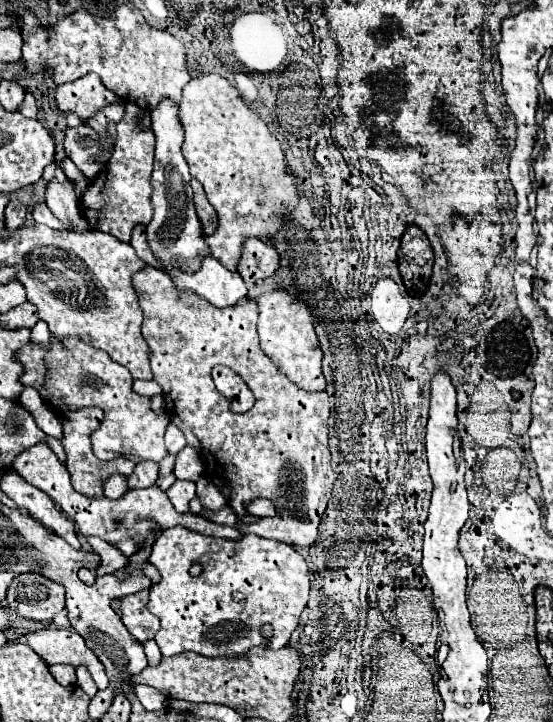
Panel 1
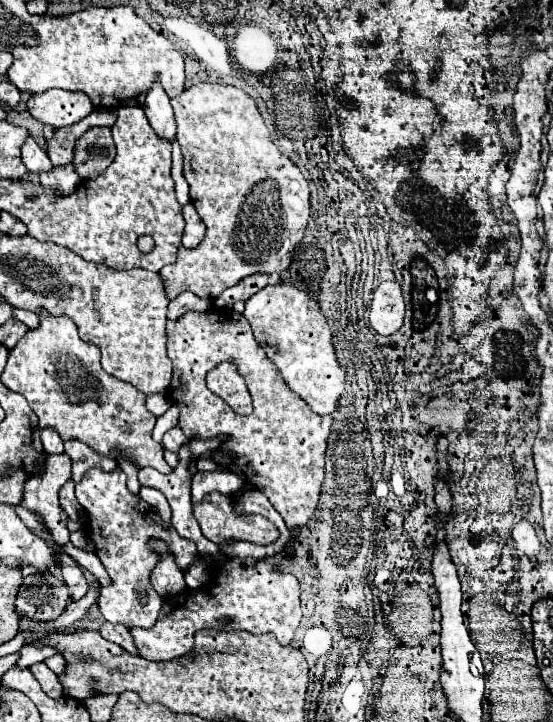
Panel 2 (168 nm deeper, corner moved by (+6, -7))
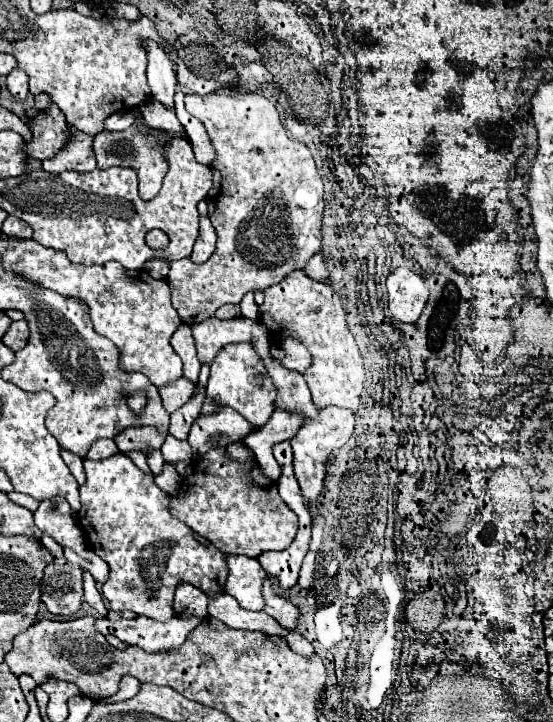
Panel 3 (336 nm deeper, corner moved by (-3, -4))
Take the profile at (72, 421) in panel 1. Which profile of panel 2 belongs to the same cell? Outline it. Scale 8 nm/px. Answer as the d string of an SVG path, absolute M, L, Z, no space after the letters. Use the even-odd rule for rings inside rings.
M67 441L65 453L73 461L73 481L75 483L79 483L81 475L85 475L91 467L101 467L103 471L113 471L117 467L115 459L109 459L105 455L97 455L95 451L91 451L91 447L87 447L81 441Z

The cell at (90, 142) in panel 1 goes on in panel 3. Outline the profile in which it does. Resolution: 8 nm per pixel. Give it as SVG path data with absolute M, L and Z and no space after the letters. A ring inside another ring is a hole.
M128 128L128 130L122 130L122 132L102 130L100 134L94 136L94 154L96 154L96 160L98 160L98 168L106 170L106 168L112 168L112 166L132 166L138 172L140 196L144 200L150 200L160 192L162 178L166 174L166 160L162 160L162 150L160 150L162 140L164 140L162 132L140 134L136 128Z

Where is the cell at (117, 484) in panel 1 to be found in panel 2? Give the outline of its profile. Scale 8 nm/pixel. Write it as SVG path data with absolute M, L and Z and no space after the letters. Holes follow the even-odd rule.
M89 469L81 483L77 483L77 501L85 511L85 533L95 543L95 553L103 561L105 569L109 571L111 585L101 587L97 605L103 617L109 623L121 625L137 625L137 627L153 627L157 615L163 605L163 597L151 587L151 571L161 561L161 553L155 551L149 541L157 539L167 545L167 551L175 555L177 567L187 573L191 563L199 557L199 551L193 541L177 535L171 523L161 521L157 511L149 507L139 495L133 495L127 489L127 475L117 471L99 471Z

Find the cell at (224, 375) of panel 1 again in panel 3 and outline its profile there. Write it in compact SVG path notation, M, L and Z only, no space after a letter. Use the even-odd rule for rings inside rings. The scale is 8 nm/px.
M230 344L222 348L222 352L214 358L210 366L210 380L208 380L206 394L234 408L254 426L264 426L274 412L274 406L272 406L274 404L274 384L262 360L254 352L252 344Z

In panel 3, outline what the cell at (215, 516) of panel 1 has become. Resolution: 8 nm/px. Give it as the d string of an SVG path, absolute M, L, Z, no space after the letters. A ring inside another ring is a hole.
M214 448L206 452L204 458L194 460L192 468L194 472L190 480L180 480L178 494L172 500L172 512L194 532L210 540L224 554L244 554L250 558L258 558L266 550L284 550L292 544L298 532L298 518L286 508L286 504L282 504L276 484L270 484L270 480L266 480L266 476L258 472L256 460L238 464L224 454L224 448Z

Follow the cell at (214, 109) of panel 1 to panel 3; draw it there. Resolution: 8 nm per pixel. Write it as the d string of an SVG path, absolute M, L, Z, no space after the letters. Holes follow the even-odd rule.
M186 94L186 110L206 126L212 148L216 152L216 158L210 164L214 184L206 196L206 204L210 222L218 234L218 246L204 264L194 264L190 258L172 262L166 278L172 290L172 306L184 322L194 324L214 316L214 312L224 304L238 304L250 290L264 290L284 280L290 272L304 270L306 262L320 250L324 192L312 154L302 142L290 140L286 136L278 110L262 94Z

